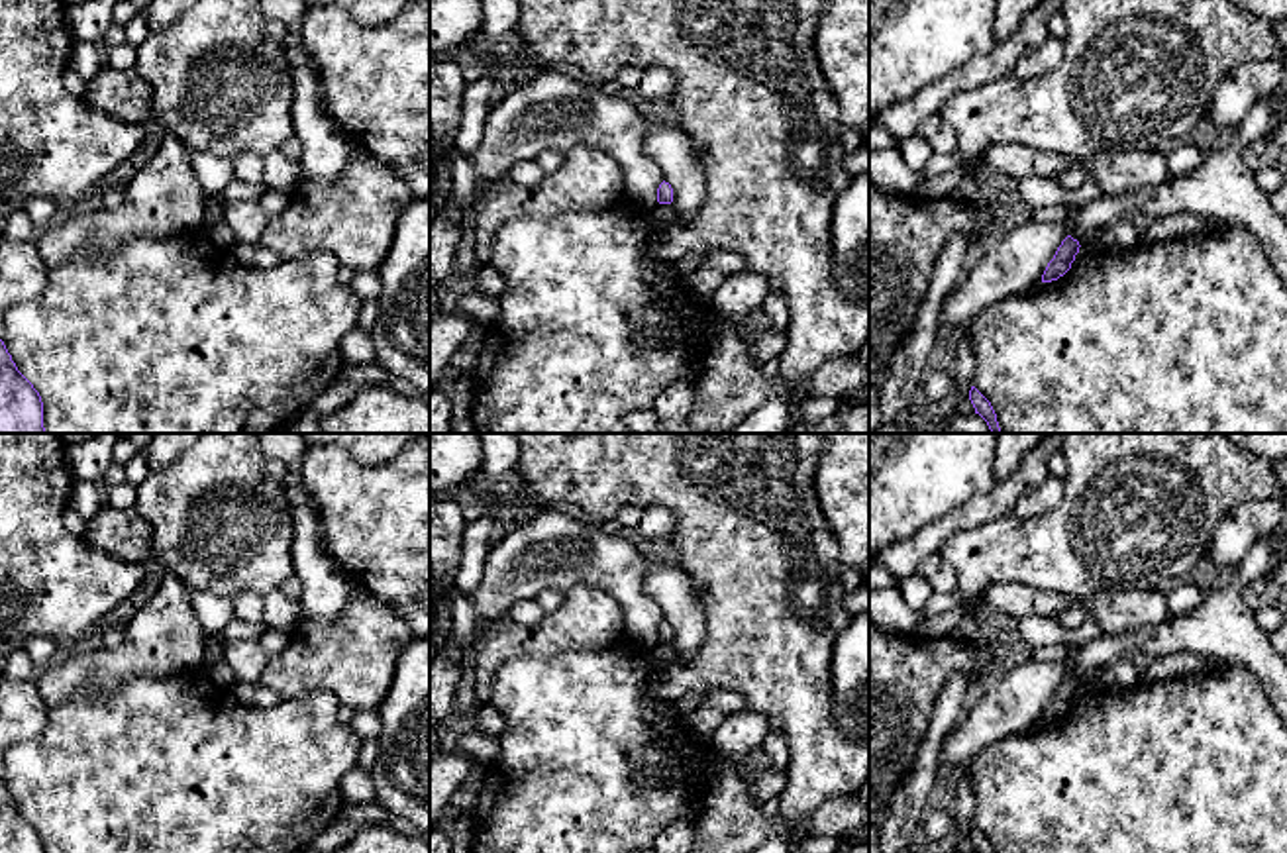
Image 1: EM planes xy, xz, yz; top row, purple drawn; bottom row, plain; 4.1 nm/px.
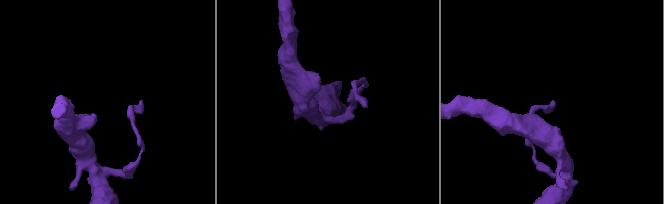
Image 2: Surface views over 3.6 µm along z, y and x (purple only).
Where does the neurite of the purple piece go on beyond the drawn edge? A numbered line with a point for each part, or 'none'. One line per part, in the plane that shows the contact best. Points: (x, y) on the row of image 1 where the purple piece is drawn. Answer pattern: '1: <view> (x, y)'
none

